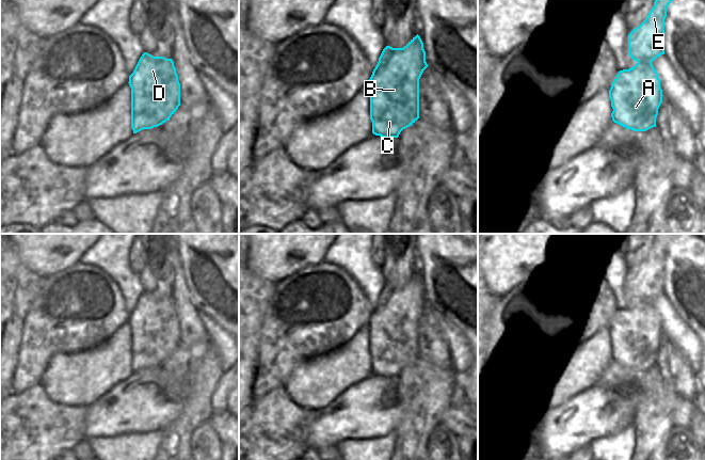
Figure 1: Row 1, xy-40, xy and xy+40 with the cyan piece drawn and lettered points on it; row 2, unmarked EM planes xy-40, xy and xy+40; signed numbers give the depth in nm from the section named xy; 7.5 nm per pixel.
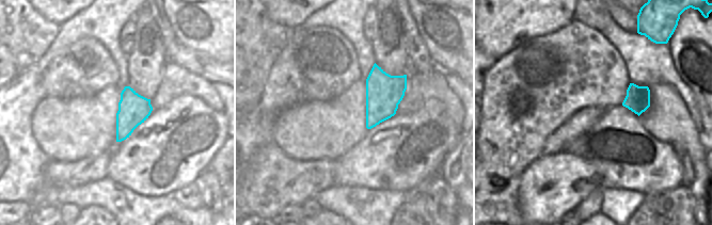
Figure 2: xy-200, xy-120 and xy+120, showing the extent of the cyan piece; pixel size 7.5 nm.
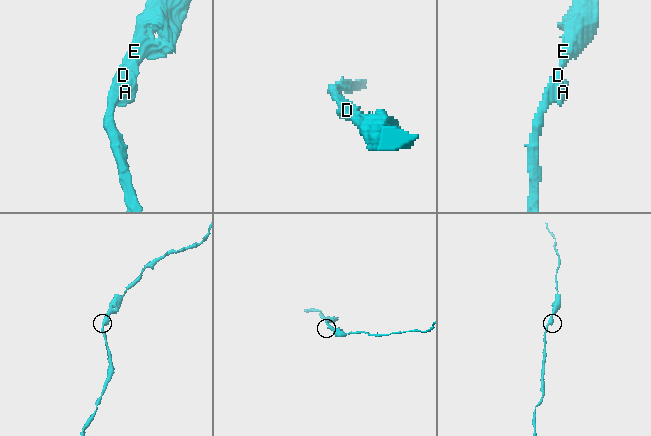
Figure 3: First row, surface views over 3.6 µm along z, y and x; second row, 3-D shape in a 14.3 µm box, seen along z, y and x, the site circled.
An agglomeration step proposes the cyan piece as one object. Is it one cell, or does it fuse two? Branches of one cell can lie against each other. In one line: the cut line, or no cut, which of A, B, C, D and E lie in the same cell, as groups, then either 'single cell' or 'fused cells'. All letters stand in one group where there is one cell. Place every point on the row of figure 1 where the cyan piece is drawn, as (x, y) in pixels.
no cut; A B C D E; single cell

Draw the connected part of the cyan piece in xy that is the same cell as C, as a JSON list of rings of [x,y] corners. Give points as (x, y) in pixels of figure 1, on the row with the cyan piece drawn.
[[[417,34],[403,48],[386,46],[368,81],[372,133],[382,138],[398,138],[400,132],[419,118],[419,79],[428,67],[426,51]]]

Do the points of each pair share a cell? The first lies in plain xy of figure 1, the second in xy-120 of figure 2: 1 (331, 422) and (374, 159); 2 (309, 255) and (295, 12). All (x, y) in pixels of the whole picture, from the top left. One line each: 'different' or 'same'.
1: same
2: same

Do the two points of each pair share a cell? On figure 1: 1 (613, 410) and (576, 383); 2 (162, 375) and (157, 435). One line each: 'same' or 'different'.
1: different
2: different

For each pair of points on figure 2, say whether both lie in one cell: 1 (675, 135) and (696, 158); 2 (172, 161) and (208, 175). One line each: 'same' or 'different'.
1: same
2: different

